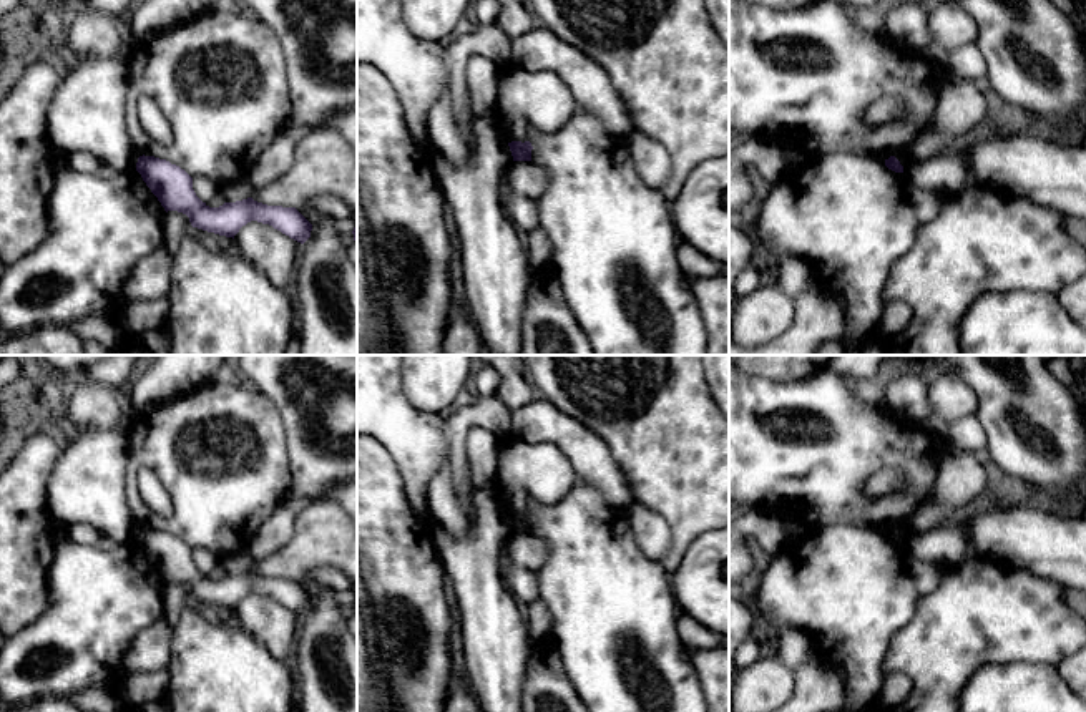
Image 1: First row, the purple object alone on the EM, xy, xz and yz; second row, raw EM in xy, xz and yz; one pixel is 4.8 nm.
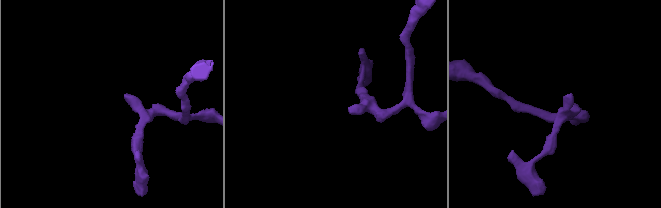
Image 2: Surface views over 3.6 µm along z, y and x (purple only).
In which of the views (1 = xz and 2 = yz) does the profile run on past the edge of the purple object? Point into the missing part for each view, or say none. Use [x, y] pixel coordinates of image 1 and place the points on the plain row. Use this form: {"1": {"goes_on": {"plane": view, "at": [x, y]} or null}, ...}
{"1": {"goes_on": null}, "2": {"goes_on": null}}

